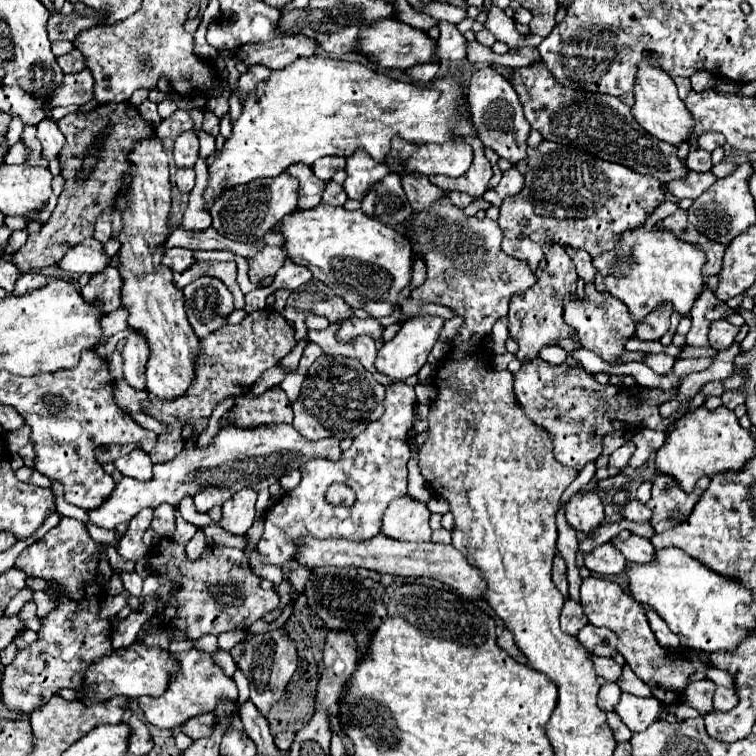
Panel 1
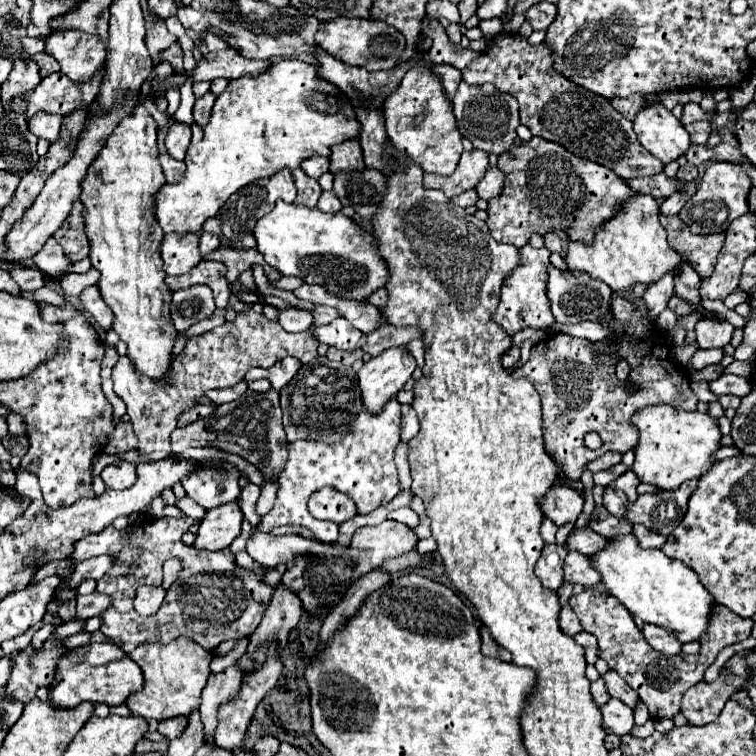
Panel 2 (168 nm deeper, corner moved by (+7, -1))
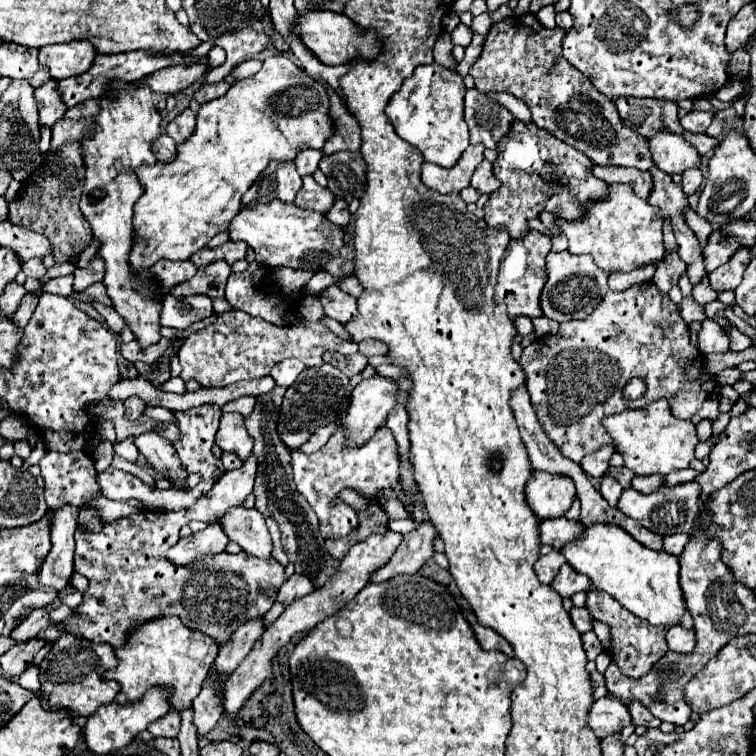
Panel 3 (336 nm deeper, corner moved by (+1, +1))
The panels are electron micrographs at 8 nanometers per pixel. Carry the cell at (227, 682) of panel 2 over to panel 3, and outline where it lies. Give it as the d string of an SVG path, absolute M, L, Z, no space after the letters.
M248 621L240 625L240 629L232 635L232 641L220 647L220 653L214 661L214 669L220 675L230 675L232 671L236 671L236 667L244 661L244 657L250 653L252 645L262 633L264 633L262 621Z

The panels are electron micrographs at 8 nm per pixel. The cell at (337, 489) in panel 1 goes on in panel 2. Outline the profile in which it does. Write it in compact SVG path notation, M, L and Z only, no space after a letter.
M330 487L320 489L310 497L310 513L316 519L326 519L332 523L344 523L358 515L354 501L344 493L332 491Z

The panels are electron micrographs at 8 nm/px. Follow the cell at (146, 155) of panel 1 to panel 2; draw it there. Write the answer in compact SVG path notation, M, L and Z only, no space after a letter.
M136 105L118 123L98 157L90 163L80 193L80 201L84 203L82 217L90 241L90 261L100 271L98 289L116 317L112 329L128 345L128 357L136 365L136 371L150 379L162 379L168 371L178 333L170 319L166 299L172 293L164 283L166 273L160 259L164 231L152 213L154 191L164 183L156 147L156 121L142 105Z

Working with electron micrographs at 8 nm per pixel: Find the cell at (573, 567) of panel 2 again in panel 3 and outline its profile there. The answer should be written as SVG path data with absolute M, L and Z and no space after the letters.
M568 563L562 565L560 573L550 583L550 587L554 587L562 597L572 597L578 591L588 591L590 585L592 585L592 581L588 577L584 577L582 573L578 573L576 569L572 569L572 565L568 565Z

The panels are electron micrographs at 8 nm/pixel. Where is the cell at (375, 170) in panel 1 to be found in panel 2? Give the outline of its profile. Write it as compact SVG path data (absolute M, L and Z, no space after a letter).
M350 139L348 143L340 143L330 153L330 171L346 171L346 169L364 169L362 161L362 147L358 139Z

